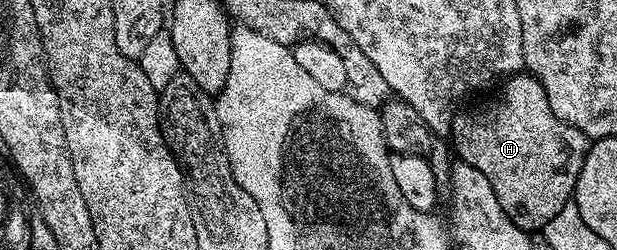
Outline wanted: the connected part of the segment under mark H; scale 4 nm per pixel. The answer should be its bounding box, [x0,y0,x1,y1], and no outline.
[449,72,589,232]

